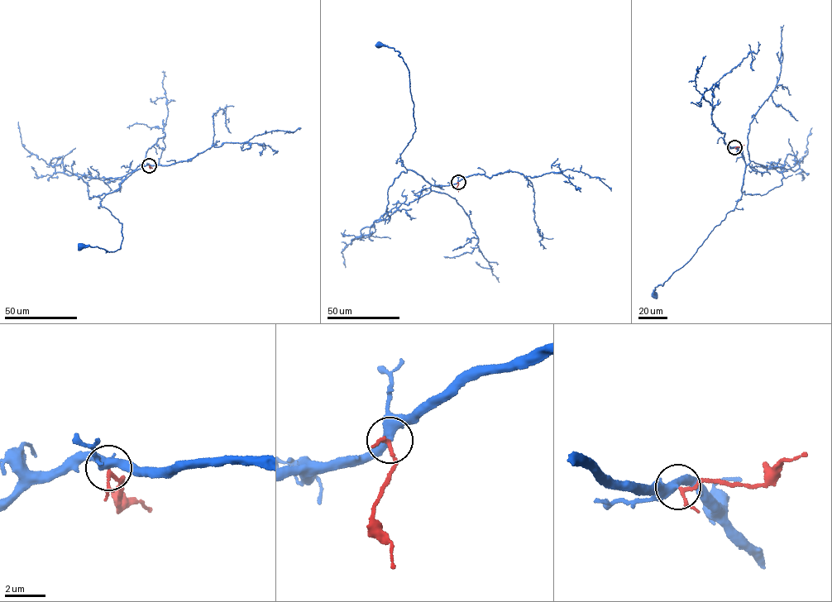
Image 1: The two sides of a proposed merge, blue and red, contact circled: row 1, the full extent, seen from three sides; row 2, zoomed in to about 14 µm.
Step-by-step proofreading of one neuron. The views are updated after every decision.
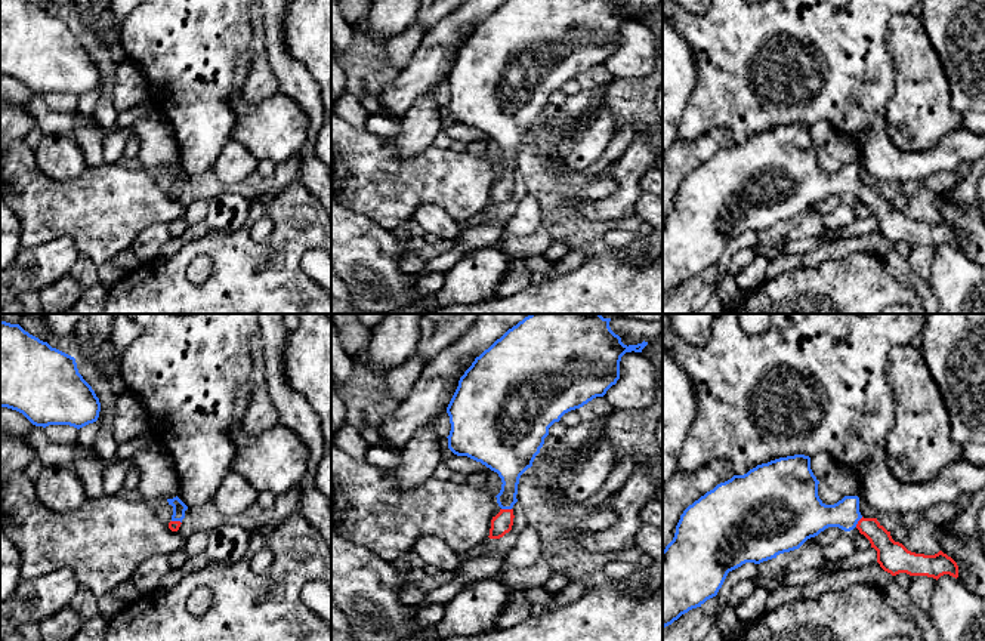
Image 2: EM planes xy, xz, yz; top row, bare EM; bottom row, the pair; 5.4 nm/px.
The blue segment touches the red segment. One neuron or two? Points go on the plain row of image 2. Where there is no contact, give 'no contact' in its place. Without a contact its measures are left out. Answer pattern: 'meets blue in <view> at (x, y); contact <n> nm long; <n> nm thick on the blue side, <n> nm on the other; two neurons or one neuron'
meets blue in xz at (506, 176); contact 60 nm long; 180 nm thick on the blue side, 110 nm on the other; one neuron

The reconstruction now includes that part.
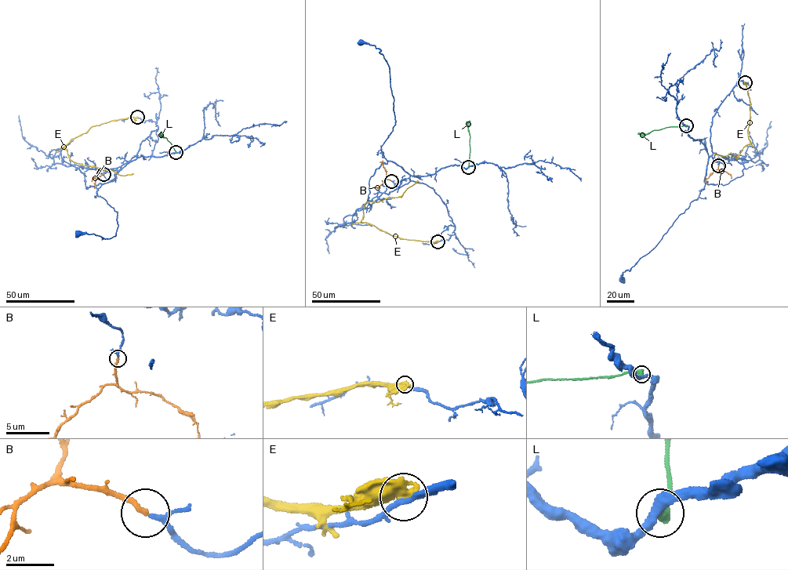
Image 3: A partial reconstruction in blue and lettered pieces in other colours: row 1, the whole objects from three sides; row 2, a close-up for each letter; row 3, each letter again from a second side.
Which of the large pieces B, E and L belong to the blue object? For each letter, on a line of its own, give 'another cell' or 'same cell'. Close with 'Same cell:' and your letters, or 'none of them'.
B: same cell
E: another cell
L: another cell
Same cell: B

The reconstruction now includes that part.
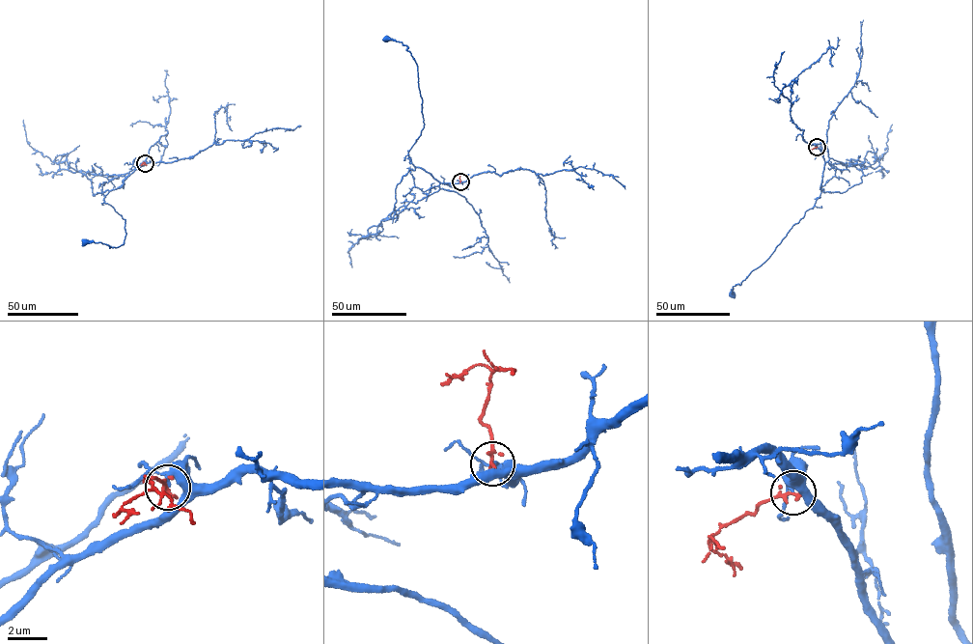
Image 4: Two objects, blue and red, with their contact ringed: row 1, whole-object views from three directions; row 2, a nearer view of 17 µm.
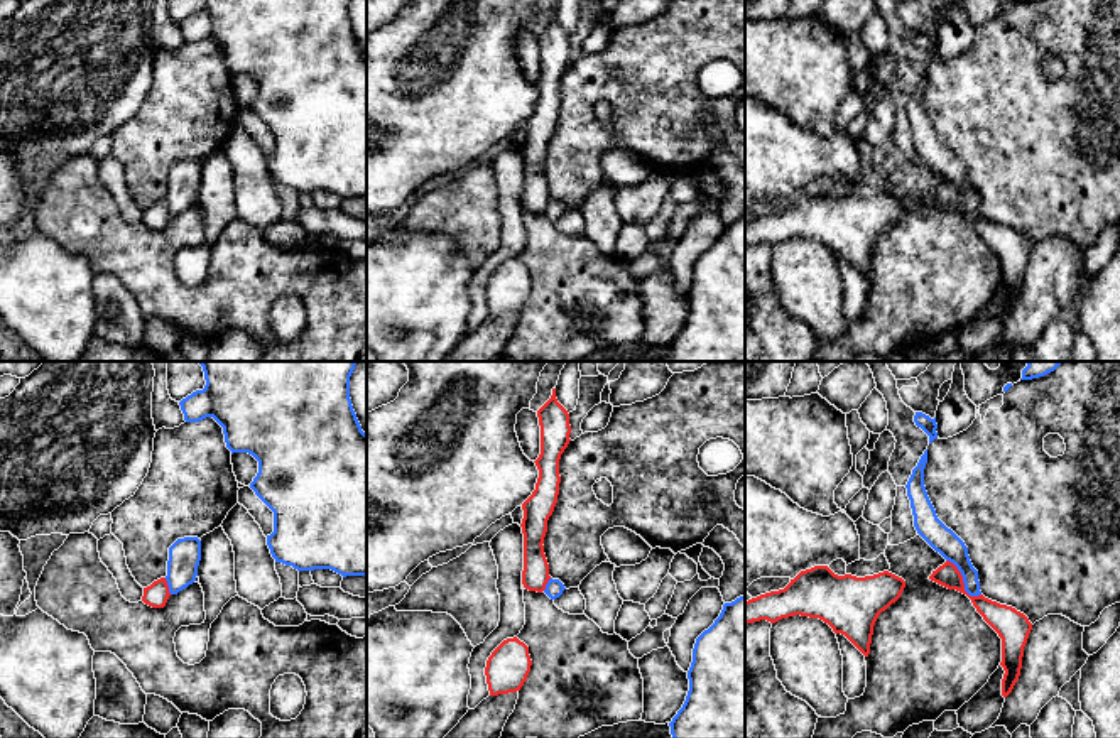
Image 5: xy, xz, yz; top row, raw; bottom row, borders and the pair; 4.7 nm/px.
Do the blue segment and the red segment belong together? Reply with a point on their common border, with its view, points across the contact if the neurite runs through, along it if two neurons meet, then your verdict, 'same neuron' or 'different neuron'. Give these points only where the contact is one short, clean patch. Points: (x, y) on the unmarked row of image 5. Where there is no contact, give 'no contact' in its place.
meets blue in yz at (963, 203); border along yz (946, 181), (960, 195), (963, 210), (970, 217), (978, 218); different neuron

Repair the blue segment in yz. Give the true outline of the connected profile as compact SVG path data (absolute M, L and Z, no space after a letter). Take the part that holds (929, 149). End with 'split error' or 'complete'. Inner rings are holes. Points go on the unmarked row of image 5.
M927 71L921 78L917 88L905 106L907 118L914 137L914 149L917 155L946 182L953 184L963 198L965 213L970 218L980 218L978 193L973 189L968 169L965 164L948 150L936 137L936 132L927 118L924 108L924 90L927 84Z; complete

